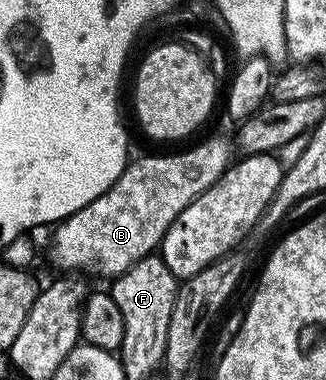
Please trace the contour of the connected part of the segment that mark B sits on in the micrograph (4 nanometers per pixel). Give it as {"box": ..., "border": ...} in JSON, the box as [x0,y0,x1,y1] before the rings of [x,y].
{"box":[53,139,235,277],"border":[[[205,139],[198,147],[189,147],[186,151],[177,151],[174,155],[145,155],[142,159],[134,158],[132,162],[126,166],[124,173],[111,184],[105,192],[99,197],[95,197],[95,201],[91,201],[87,205],[83,205],[83,209],[79,209],[73,215],[68,215],[66,219],[56,224],[53,235],[53,263],[57,267],[62,267],[65,273],[85,273],[81,271],[94,271],[97,275],[109,275],[108,277],[116,277],[122,275],[127,269],[131,269],[131,265],[135,265],[135,261],[139,261],[143,257],[154,254],[160,248],[163,237],[167,233],[169,226],[175,221],[175,217],[179,217],[179,213],[183,213],[183,209],[187,209],[189,202],[195,197],[207,190],[211,185],[215,185],[215,181],[219,181],[219,177],[223,177],[223,173],[231,165],[231,160],[235,155],[235,147],[232,142],[229,143],[225,139]]]}

